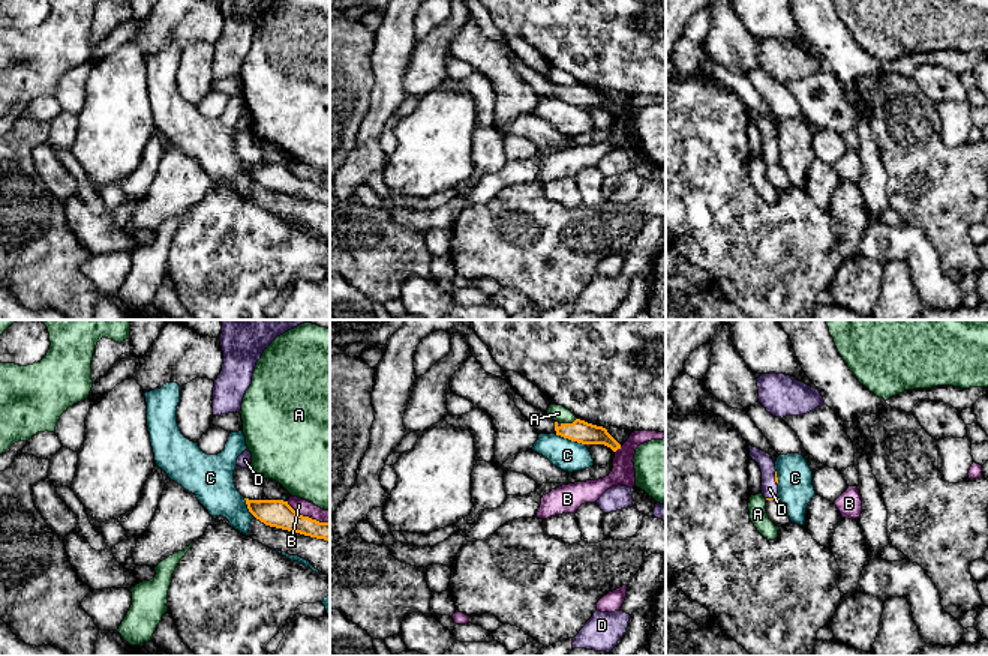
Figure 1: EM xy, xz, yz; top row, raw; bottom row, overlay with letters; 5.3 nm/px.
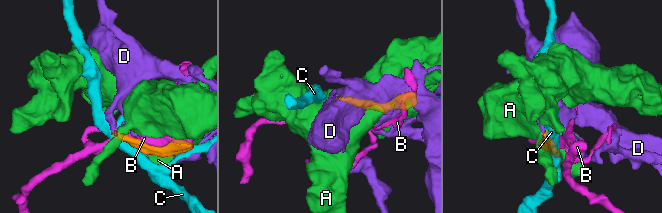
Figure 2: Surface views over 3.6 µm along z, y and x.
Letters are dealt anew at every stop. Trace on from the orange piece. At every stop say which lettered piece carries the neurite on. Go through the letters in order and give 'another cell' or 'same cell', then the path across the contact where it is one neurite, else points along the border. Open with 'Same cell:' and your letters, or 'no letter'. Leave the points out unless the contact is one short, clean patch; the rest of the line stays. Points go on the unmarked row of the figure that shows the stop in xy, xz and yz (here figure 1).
Same cell: D
A: another cell
B: another cell
C: another cell
D: same cell; runs through yz (775, 135), (775, 140), (769, 146), (769, 152)

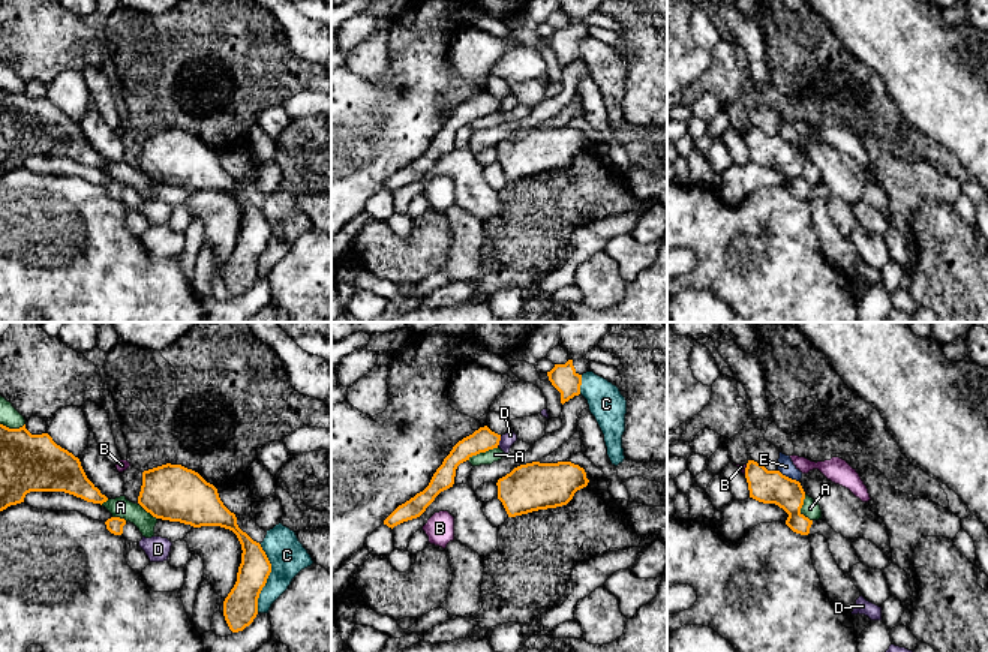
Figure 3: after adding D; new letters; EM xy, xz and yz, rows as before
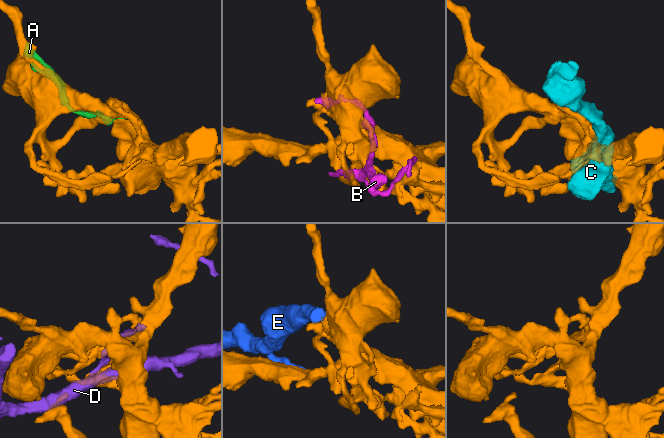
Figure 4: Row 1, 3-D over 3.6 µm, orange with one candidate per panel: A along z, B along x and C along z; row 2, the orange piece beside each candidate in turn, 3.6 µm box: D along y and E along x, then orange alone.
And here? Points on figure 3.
Same cell: A
A: same cell
B: another cell
C: another cell
D: another cell
E: another cell

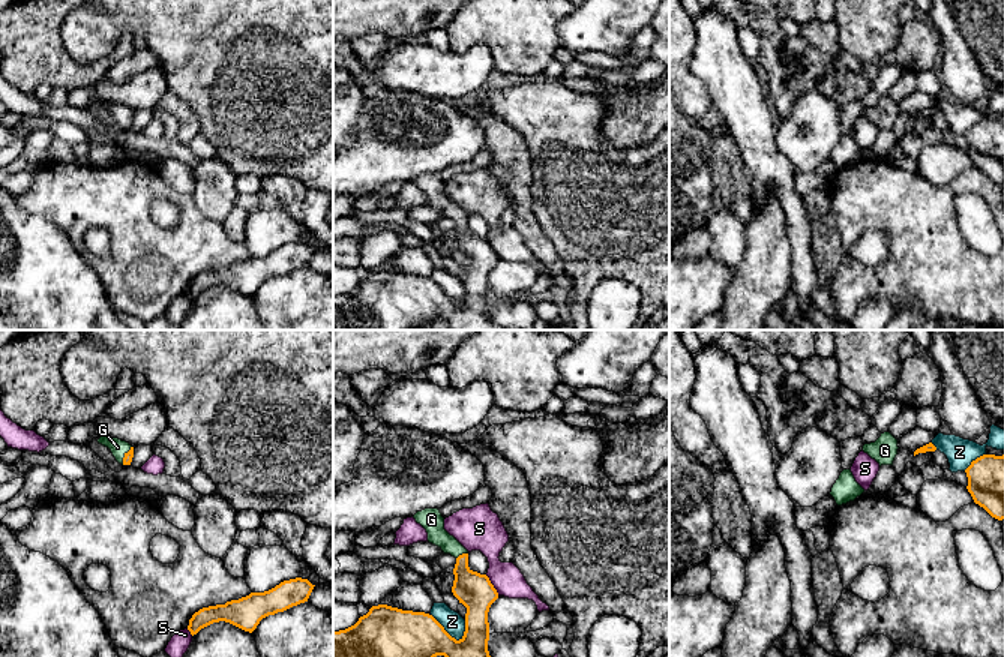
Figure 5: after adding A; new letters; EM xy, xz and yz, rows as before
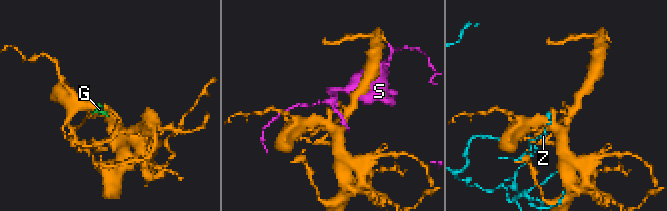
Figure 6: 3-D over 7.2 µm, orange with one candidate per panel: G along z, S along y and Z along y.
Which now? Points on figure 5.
Same cell: G
G: same cell; runs through xz (473, 254), (462, 239), (462, 218), (435, 194), (431, 183)
S: another cell
Z: another cell

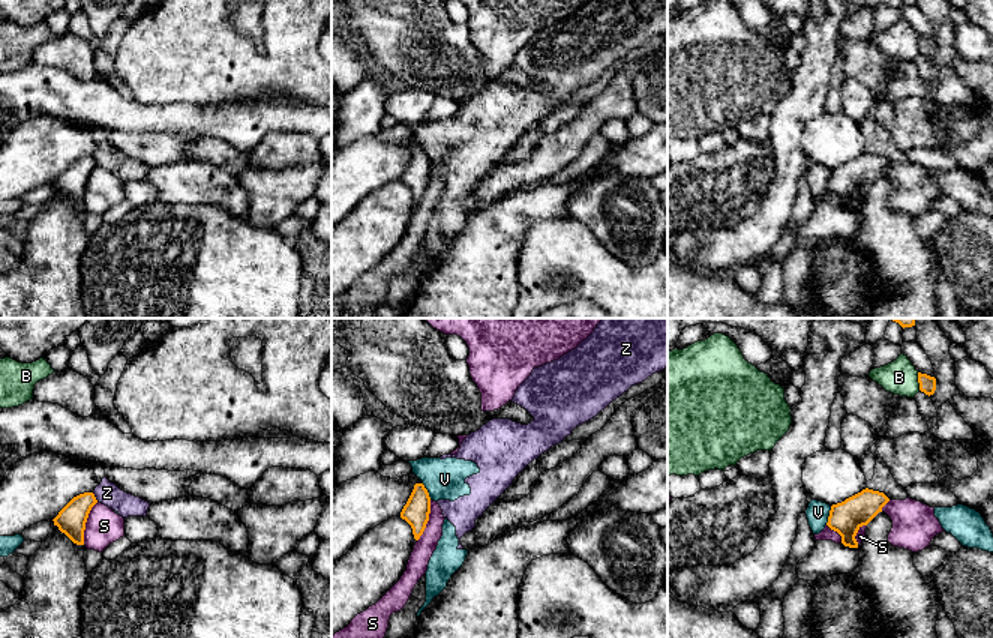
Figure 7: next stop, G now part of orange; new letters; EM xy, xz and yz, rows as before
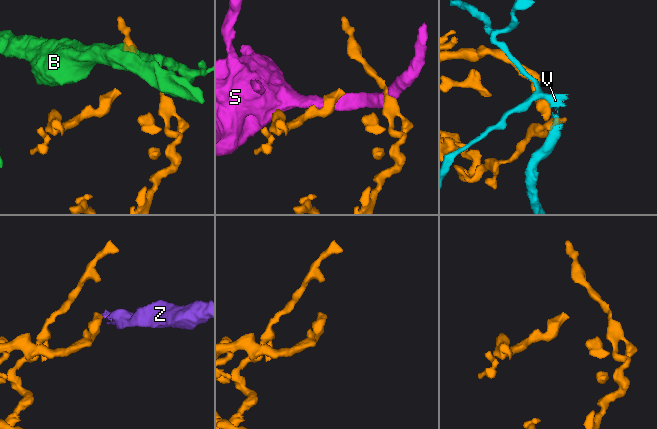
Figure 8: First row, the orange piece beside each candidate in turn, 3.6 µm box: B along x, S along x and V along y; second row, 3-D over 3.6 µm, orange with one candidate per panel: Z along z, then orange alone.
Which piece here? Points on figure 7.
Same cell: no letter
B: another cell; border along yz (917, 36), (920, 53)
S: another cell
V: another cell
Z: another cell; border along xy (92, 156), (98, 164)

